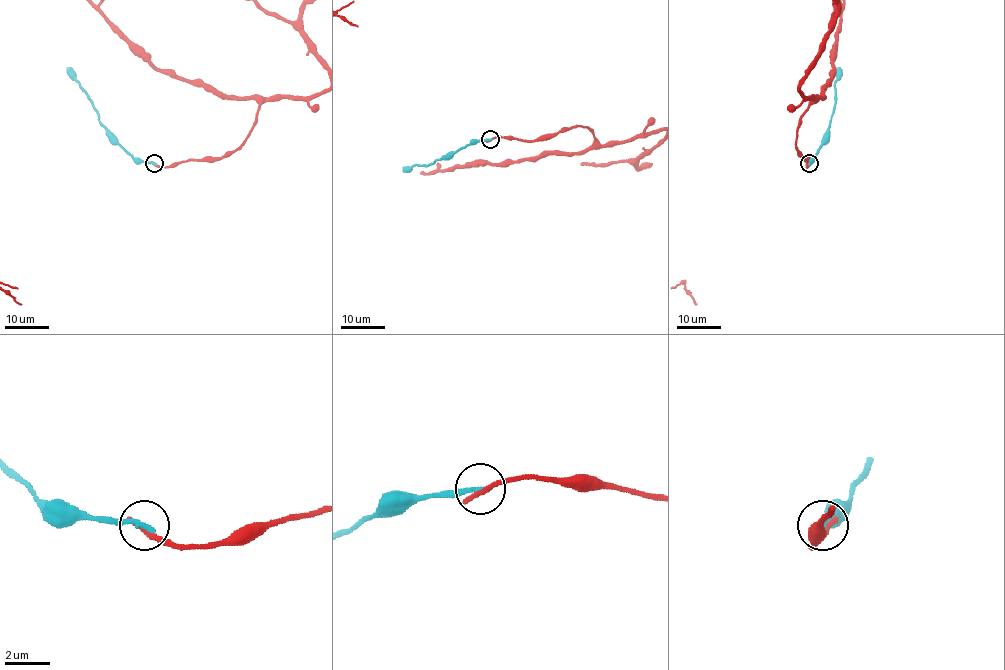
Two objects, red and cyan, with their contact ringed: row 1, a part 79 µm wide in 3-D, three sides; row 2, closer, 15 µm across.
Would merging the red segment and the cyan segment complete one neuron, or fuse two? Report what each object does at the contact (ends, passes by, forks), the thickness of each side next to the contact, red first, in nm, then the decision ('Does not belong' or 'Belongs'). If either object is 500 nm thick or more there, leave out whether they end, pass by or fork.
At the ring red ends. At the ring cyan ends. Thickness 280 nm (red) against 240 nm. Does not belong

